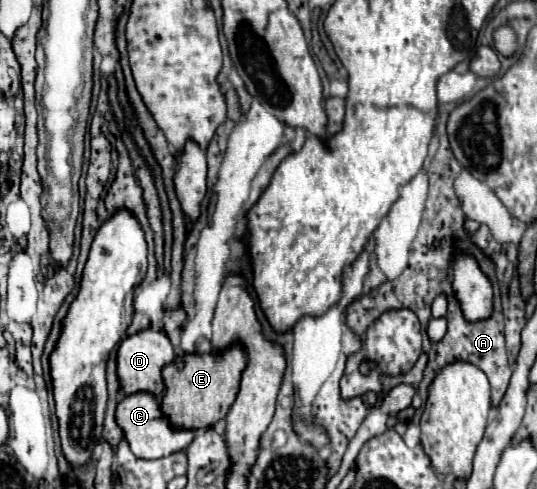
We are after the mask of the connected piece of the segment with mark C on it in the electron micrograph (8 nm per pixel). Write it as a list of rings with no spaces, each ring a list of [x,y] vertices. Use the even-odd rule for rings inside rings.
[[[134,393],[124,397],[116,407],[116,423],[124,433],[124,439],[128,441],[132,453],[142,459],[158,459],[172,453],[182,451],[190,445],[194,439],[194,431],[174,431],[168,425],[168,419],[160,413],[160,399],[148,395],[148,393]]]

